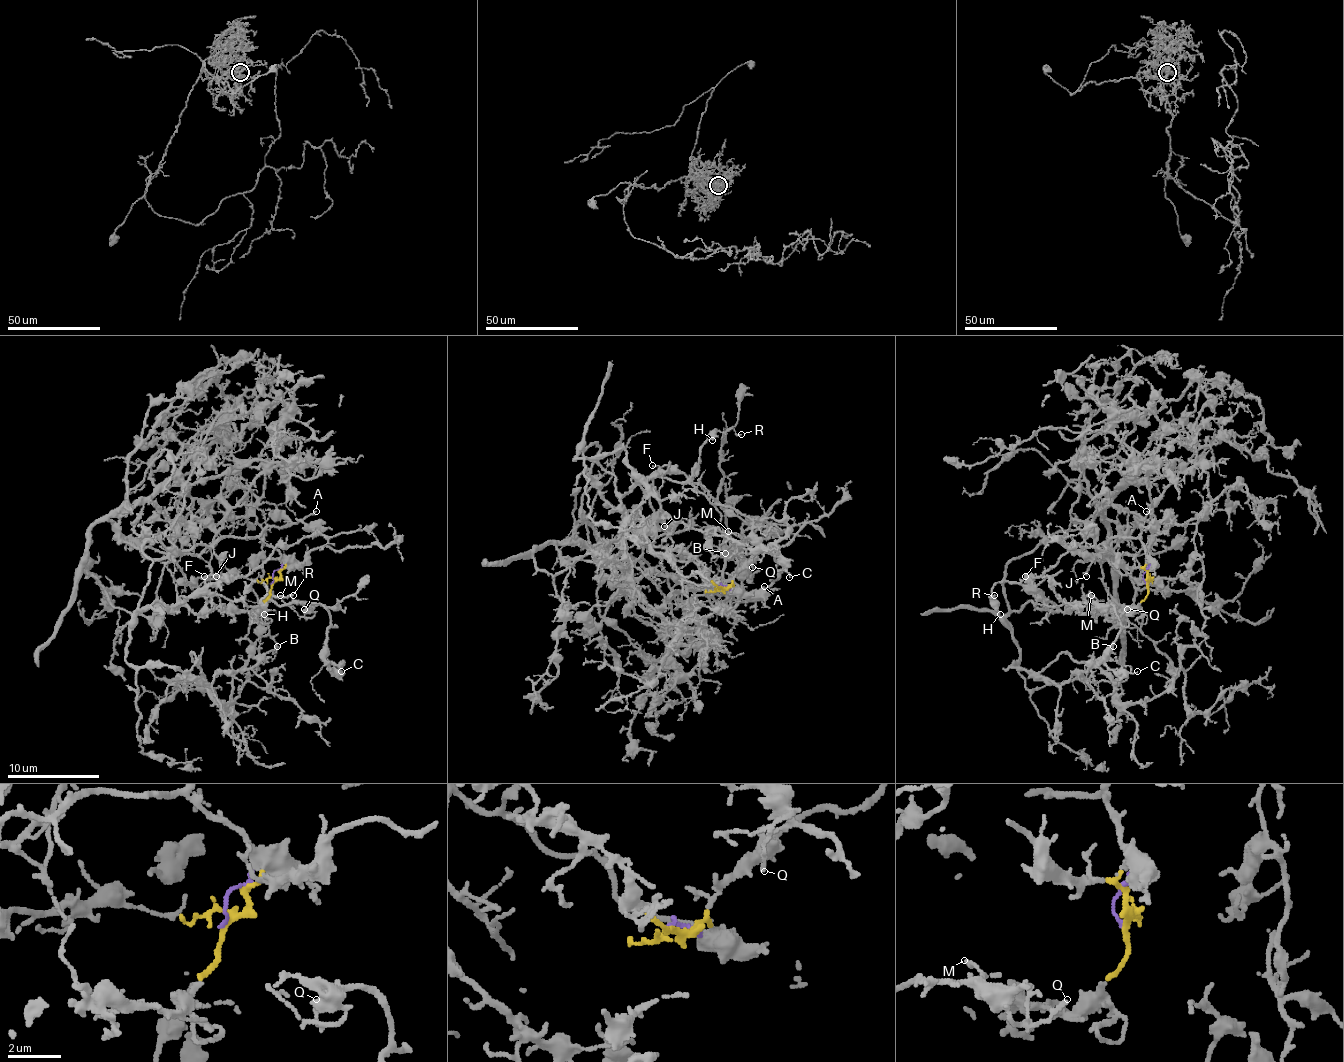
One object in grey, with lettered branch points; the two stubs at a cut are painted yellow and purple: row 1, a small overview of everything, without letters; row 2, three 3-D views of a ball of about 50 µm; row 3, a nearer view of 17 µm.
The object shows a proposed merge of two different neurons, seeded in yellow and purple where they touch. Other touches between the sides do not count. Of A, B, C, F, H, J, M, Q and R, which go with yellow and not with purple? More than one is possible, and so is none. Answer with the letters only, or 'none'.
B, C, F, H, M, Q, R

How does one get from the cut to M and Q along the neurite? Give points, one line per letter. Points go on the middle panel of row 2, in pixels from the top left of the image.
M: (721, 586), (670, 537), (633, 519), (621, 498), (651, 477), (670, 477), (750, 521), (746, 537), (727, 530)
Q: (721, 586), (670, 537), (633, 519), (621, 498), (651, 477), (693, 484), (711, 503), (753, 521), (753, 567)

